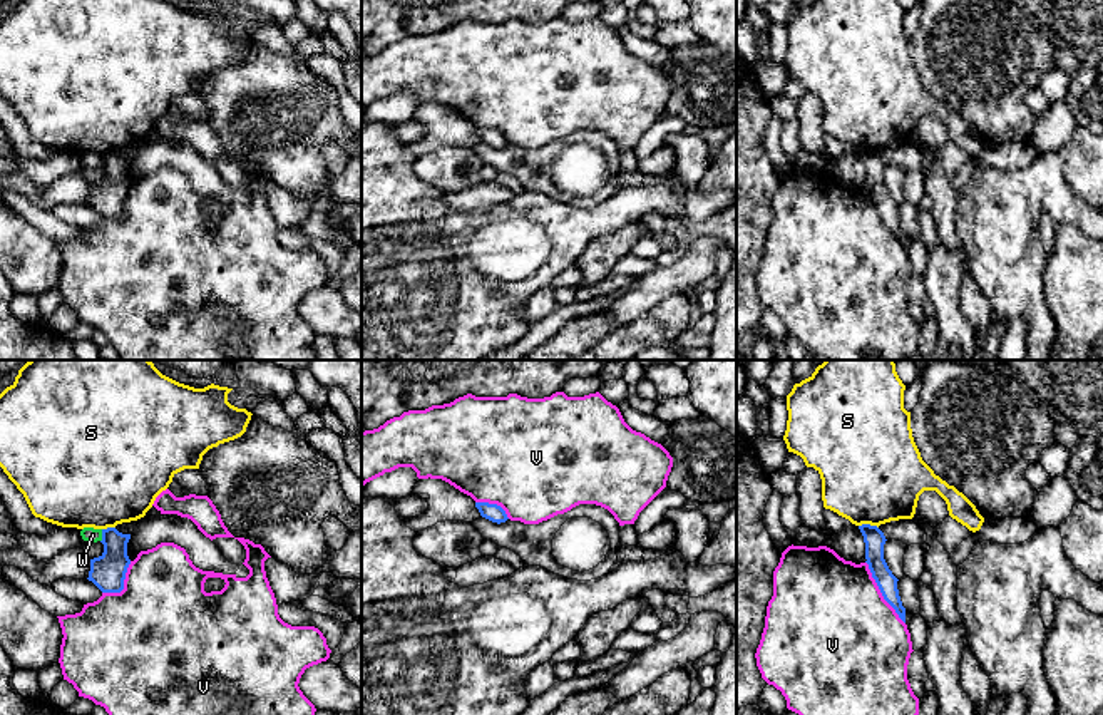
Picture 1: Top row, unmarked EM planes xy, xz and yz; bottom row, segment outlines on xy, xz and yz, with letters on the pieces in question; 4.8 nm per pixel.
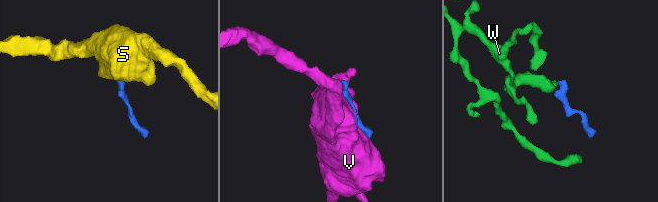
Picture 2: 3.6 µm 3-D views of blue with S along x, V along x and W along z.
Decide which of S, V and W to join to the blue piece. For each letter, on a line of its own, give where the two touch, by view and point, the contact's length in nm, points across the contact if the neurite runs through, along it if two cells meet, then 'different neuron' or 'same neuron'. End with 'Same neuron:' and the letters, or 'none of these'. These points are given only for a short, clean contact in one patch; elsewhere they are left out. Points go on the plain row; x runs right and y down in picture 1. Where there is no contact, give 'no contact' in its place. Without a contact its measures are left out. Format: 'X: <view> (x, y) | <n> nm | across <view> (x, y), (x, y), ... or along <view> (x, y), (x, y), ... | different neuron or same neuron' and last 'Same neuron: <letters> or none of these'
S: yz (869, 149) | 100 nm | along yz (859, 149), (874, 149), (877, 153) | different neuron
V: yz (881, 216) | 360 nm | different neuron
W: xy (102, 161) | 60 nm | along xy (102, 154), (101, 166) | different neuron
Same neuron: none of these

